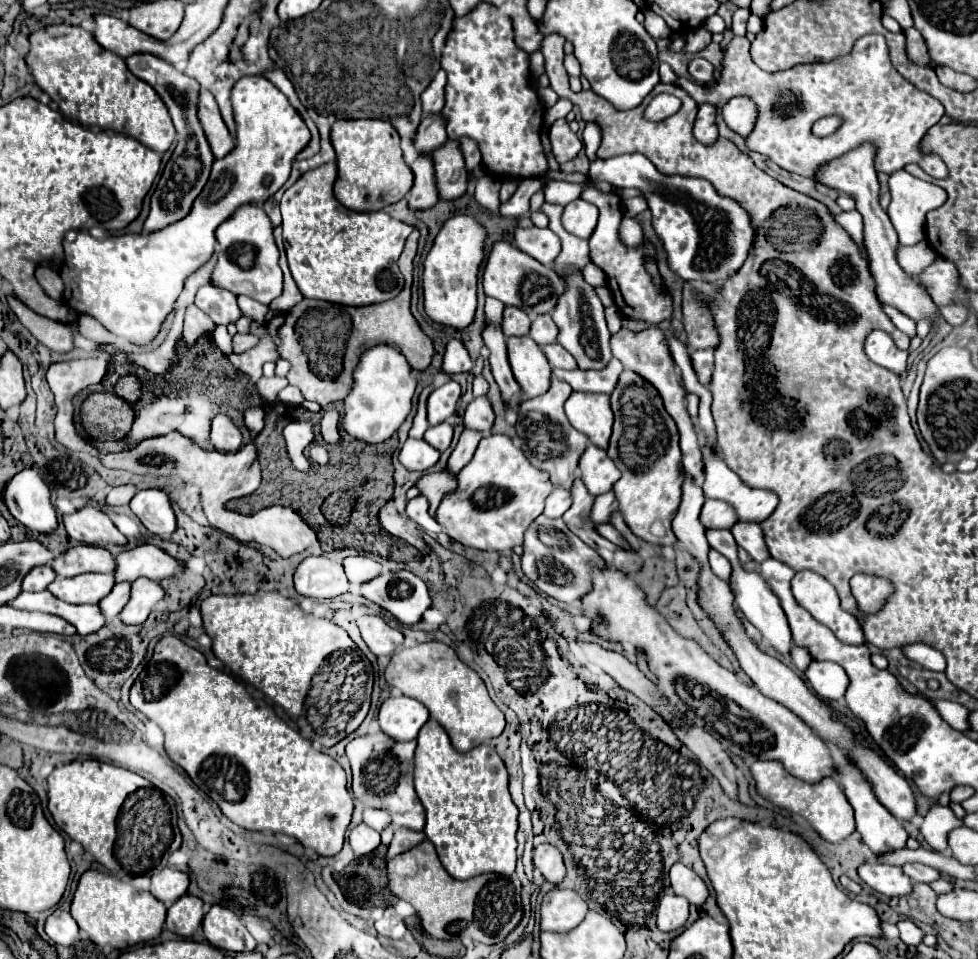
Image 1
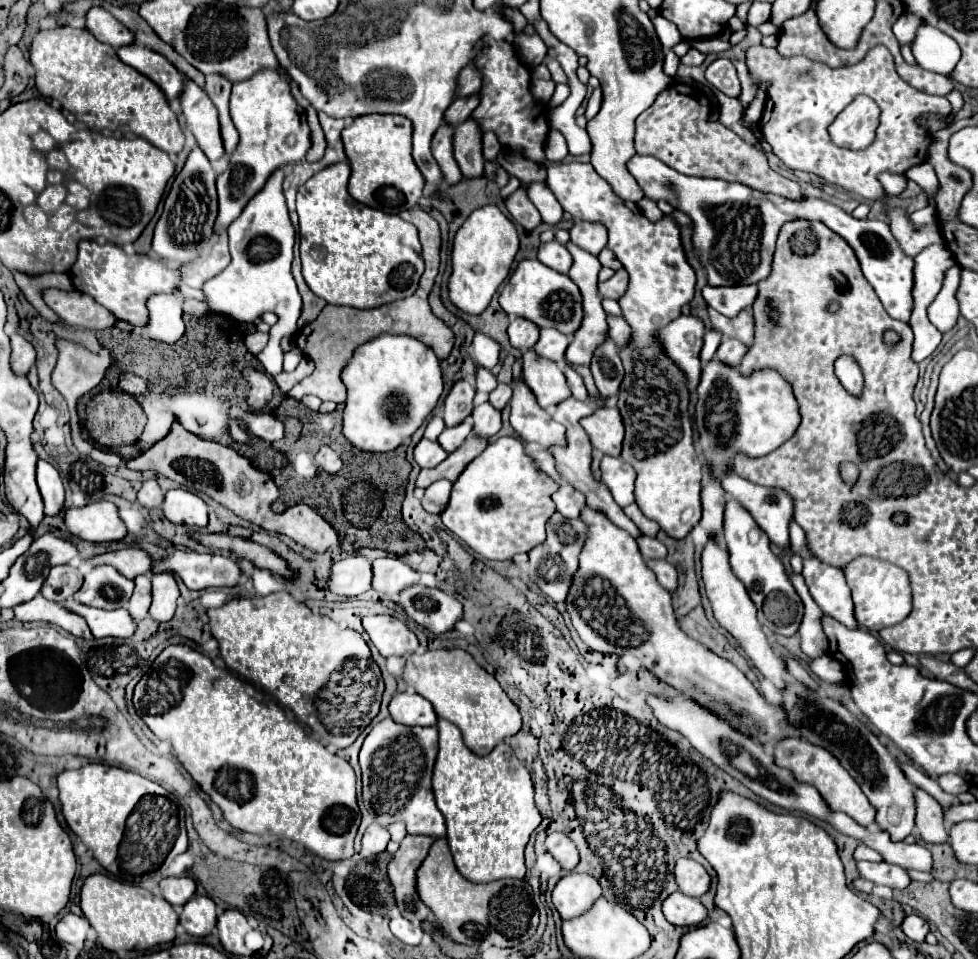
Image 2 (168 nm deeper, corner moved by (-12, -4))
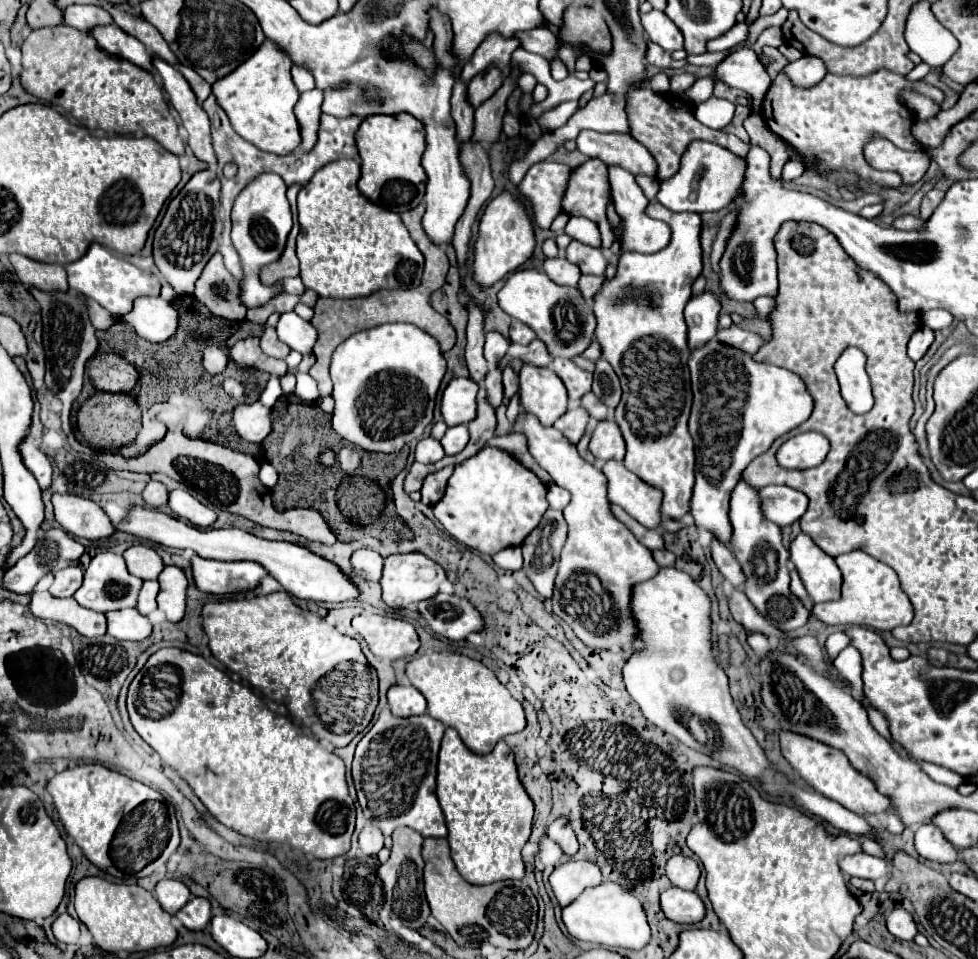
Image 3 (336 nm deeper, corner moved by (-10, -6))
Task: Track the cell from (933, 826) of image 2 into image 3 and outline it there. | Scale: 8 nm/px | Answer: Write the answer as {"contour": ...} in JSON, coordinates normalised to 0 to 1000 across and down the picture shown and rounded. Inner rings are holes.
{"contour":[[[944,859],[936,868],[936,884],[938,888],[956,899],[976,899],[981,895],[979,886],[966,876],[964,868],[956,859]]]}

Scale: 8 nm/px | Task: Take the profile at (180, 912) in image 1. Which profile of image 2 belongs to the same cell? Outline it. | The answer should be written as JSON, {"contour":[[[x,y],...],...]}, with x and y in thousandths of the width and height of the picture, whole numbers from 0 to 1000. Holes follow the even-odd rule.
{"contour":[[[197,934],[183,955],[185,966],[195,976],[212,976],[220,968],[222,953],[220,953],[220,941],[214,934]]]}

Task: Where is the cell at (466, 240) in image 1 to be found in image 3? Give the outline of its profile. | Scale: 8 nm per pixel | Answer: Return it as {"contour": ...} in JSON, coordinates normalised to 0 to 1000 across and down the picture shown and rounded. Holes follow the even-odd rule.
{"contour":[[[512,200],[508,206],[504,206],[490,229],[490,244],[486,250],[486,269],[484,269],[484,292],[490,300],[498,302],[510,292],[518,288],[518,284],[525,284],[535,273],[541,271],[547,259],[545,248],[545,231],[541,229],[535,213],[520,200]]]}

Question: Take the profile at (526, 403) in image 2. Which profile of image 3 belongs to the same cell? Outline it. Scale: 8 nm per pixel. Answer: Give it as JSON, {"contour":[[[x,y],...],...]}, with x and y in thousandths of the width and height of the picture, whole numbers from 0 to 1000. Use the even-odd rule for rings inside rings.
{"contour":[[[539,430],[529,432],[529,442],[533,444],[531,450],[539,455],[541,471],[549,480],[549,484],[563,494],[570,507],[584,513],[584,523],[576,532],[576,538],[582,546],[582,561],[574,576],[572,596],[567,603],[565,638],[572,644],[576,644],[586,655],[590,665],[602,676],[649,678],[649,647],[645,647],[645,613],[653,607],[668,603],[674,590],[670,588],[664,571],[653,567],[651,561],[625,536],[621,521],[621,501],[617,492],[610,486],[598,482],[590,473],[589,465],[586,465],[570,446],[555,444],[547,434]],[[586,596],[608,599],[625,626],[602,626],[604,621],[592,621],[594,607],[592,611],[580,611]]]}

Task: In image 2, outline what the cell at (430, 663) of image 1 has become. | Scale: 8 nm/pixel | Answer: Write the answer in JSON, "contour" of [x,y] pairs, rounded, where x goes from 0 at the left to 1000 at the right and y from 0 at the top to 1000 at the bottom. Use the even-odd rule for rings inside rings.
{"contour":[[[471,676],[422,682],[416,688],[412,709],[443,734],[449,749],[463,753],[471,761],[475,778],[490,788],[500,786],[514,770],[533,761],[531,738],[520,730],[506,705],[492,697],[484,684]]]}

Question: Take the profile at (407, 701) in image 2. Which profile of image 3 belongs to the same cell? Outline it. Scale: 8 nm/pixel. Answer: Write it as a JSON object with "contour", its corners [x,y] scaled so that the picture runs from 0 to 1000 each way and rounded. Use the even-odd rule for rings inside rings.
{"contour":[[[400,715],[396,722],[400,742],[408,749],[430,747],[437,742],[437,730],[422,715]]]}

